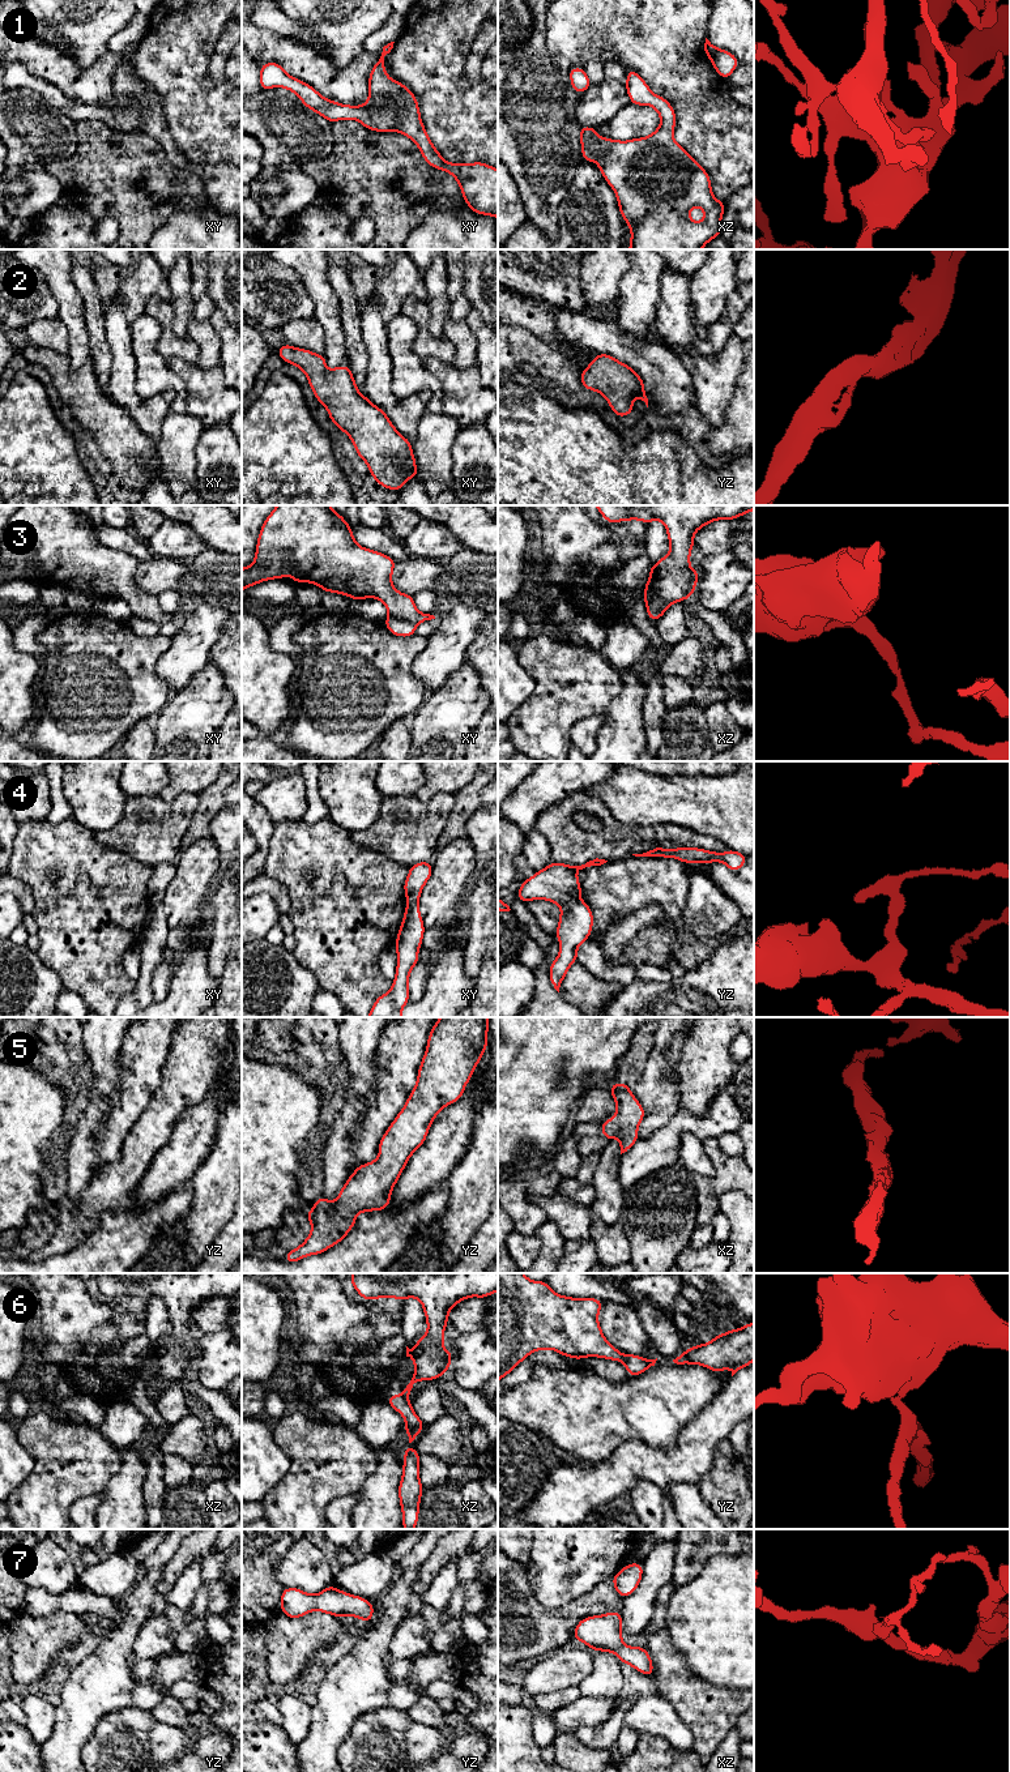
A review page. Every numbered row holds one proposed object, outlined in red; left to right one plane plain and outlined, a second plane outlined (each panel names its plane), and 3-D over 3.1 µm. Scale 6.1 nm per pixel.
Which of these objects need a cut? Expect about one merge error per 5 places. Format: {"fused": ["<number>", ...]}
{"fused": ["3", "4", "6"]}

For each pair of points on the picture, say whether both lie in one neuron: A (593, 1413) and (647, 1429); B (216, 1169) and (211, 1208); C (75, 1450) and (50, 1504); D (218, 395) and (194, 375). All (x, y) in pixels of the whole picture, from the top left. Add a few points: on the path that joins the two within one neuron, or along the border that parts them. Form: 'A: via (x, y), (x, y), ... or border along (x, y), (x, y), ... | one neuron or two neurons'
A: via (606, 1413), (631, 1413), (634, 1416) | one neuron
B: via (216, 1178), (212, 1183), (212, 1199) | one neuron
C: via (80, 1463), (59, 1484), (59, 1491) | one neuron
D: via (212, 393), (200, 381) | one neuron

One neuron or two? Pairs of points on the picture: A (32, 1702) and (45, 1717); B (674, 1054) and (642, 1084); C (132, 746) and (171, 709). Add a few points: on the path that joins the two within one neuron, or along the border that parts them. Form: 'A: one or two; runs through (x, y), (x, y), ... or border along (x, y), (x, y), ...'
A: one; runs through (33, 1706), (41, 1713)
B: two; border along (678, 1032), (664, 1053), (667, 1076), (677, 1088)
C: two; border along (150, 718), (154, 747)

